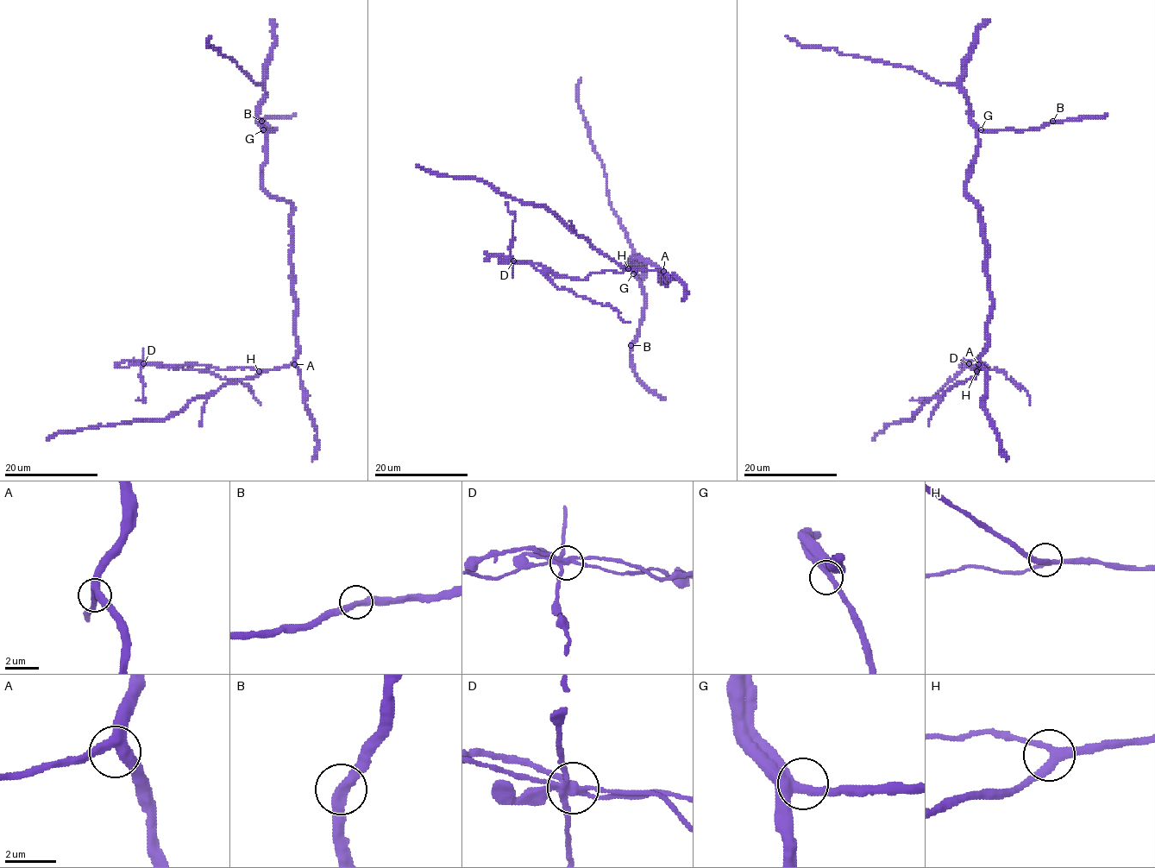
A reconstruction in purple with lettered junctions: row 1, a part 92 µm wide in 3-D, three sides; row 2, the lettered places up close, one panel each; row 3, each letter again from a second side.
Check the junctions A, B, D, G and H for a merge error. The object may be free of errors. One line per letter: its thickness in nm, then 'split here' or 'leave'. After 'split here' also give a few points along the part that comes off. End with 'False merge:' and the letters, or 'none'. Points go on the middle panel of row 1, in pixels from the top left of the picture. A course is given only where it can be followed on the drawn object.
A: 400 nm thick; leave
B: 360 nm thick; leave
D: 280 nm thick; split here; foreign part runs (513, 261), (529, 261), (559, 288), (568, 288), (591, 300), (610, 305), (624, 321), (630, 321)
G: 340 nm thick; leave
H: 280 nm thick; leave
False merge: D

